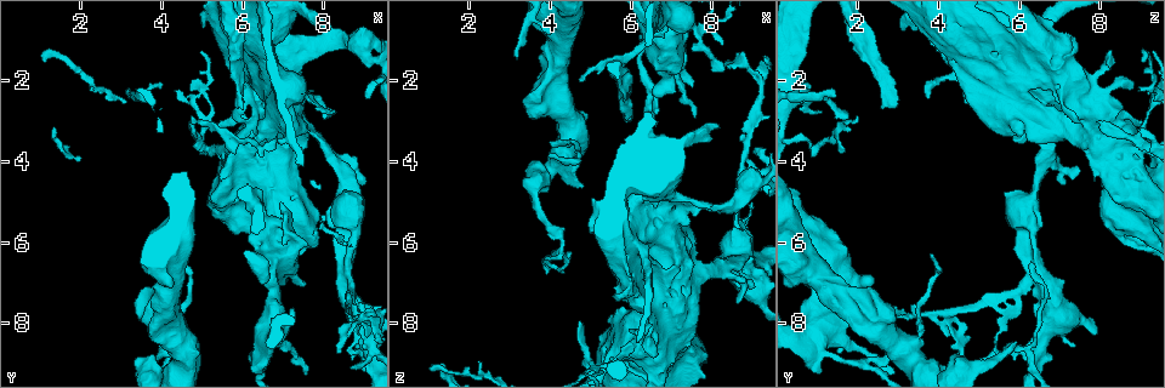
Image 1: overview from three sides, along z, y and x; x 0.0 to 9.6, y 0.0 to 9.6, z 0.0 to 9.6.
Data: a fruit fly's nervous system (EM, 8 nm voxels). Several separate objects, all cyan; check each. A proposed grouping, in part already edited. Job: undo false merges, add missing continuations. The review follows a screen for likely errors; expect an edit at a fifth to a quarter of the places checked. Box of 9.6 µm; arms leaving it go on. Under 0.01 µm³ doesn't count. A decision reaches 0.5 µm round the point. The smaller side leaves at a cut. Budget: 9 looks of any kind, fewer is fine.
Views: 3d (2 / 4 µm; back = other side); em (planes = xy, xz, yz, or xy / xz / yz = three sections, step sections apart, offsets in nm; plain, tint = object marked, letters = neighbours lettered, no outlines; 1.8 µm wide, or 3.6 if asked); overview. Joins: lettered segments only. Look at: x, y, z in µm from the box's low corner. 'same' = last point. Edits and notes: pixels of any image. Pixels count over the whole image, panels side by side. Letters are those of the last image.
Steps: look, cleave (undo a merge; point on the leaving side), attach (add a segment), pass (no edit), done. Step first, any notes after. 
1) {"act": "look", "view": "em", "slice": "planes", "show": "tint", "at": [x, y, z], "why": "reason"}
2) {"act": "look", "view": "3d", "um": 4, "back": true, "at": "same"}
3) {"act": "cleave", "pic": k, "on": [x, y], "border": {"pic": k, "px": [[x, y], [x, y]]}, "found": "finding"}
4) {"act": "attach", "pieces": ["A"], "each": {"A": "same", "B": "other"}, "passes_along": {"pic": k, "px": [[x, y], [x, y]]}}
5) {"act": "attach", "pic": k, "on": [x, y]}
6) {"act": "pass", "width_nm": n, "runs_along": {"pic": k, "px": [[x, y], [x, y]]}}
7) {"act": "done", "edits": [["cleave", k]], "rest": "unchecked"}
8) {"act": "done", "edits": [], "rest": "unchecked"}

{"act": "look", "view": "em", "slice": "xz", "step": 16, "show": "tint", "at": [4.25, 8.70, 6.20], "why": "a fork"}

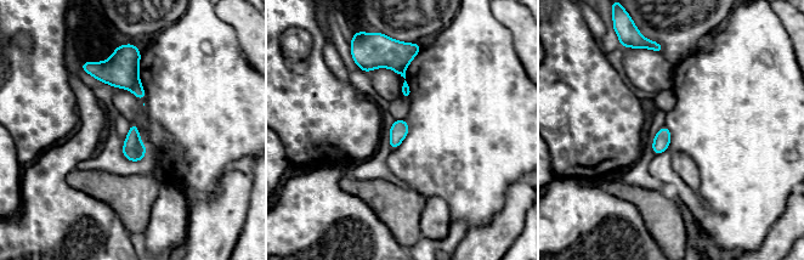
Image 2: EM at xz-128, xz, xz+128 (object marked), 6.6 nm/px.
{"act": "look", "view": "em", "slice": "planes", "show": "letters", "at": "same", "why": "another direction"}

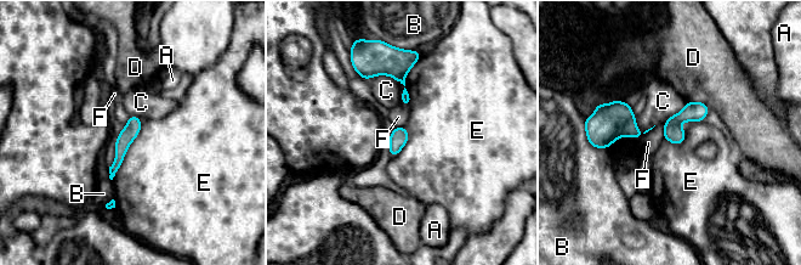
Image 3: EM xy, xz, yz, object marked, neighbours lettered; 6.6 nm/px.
{"act": "cleave", "pic": 3, "on": [631, 129], "each": {"A": "other", "B": "other", "C": "other", "D": "other", "E": "other", "F": "other"}, "border": {"pic": 3, "px": [[635, 117], [626, 124], [624, 134]]}, "found": "two neurons meet here"}

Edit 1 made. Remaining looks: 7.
{"act": "look", "view": "overview", "why": "see it whole again"}

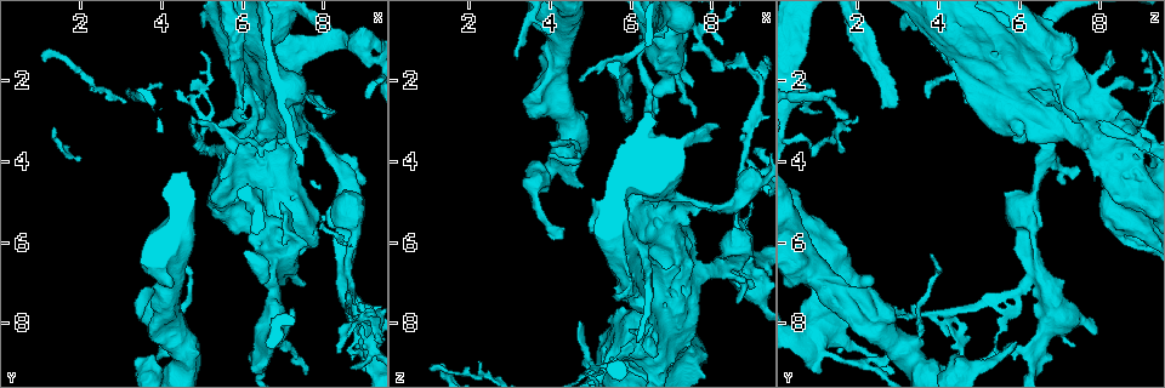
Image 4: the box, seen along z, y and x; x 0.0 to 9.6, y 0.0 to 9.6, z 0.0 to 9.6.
{"act": "look", "view": "3d", "um": 4, "at": [5.90, 0.85, 5.95], "why": "sharp bend"}

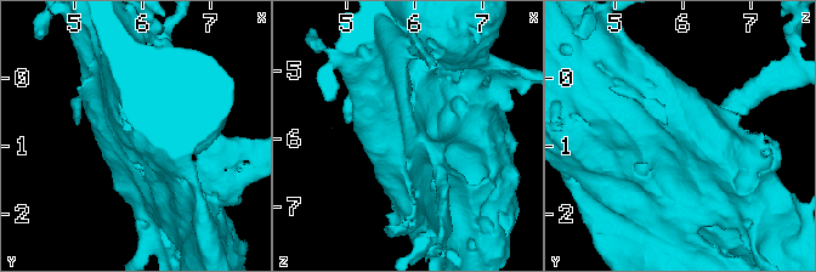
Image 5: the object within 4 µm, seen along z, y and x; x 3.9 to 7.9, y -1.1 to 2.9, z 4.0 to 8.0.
{"act": "look", "view": "em", "um": 3.6, "slice": "planes", "show": "tint", "at": [5.90, 0.85, 5.90]}

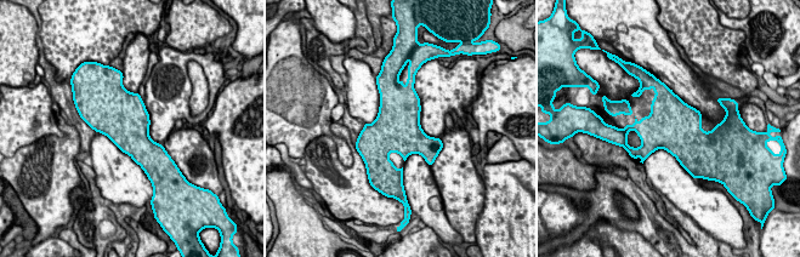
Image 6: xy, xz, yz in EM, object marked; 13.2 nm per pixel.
{"act": "look", "view": "em", "um": 3.6, "slice": "planes", "show": "letters", "at": "same", "why": "see the neighbours"}

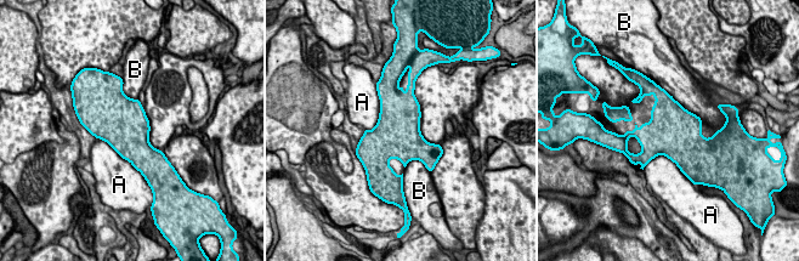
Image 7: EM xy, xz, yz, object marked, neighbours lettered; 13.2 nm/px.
{"act": "pass", "longest_contact_nm": ["A", 800], "each": {"A": "other", "B": "other"}, "border": {"pic": 7, "px": [[96, 137], [106, 141], [142, 174]]}, "found": "continuous, no second neuron"}

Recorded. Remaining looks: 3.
{"act": "look", "view": "em", "slice": "xz", "step": 4, "show": "letters", "at": [8.15, 2.75, 1.10], "why": "branch stops here"}

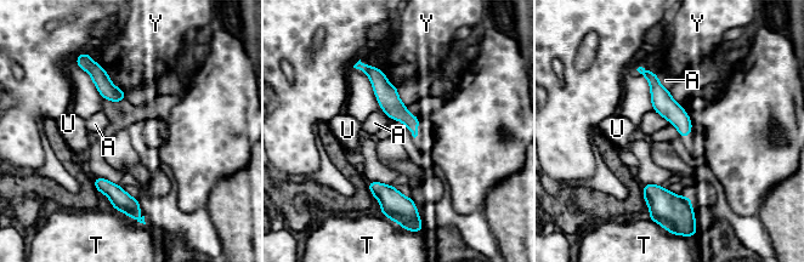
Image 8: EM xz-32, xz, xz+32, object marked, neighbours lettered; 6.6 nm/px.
{"act": "look", "view": "em", "slice": "yz", "step": 4, "show": "letters", "at": "same", "why": "another direction"}

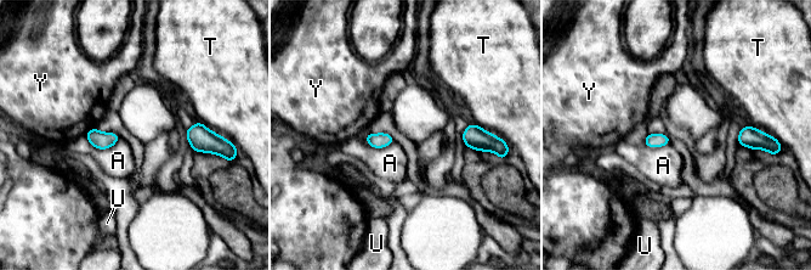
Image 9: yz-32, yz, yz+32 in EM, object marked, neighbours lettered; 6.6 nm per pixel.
{"act": "pass", "width_nm": 90, "each": {"A": "other", "T": "other", "U": "other", "Y": "other"}, "border": {"pic": 9, "px": [[84, 135], [98, 148], [120, 138]]}, "found": "none of them fits"}

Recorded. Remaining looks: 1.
{"act": "done", "edits": [["cleave", 3]], "rest": "unchecked"}

